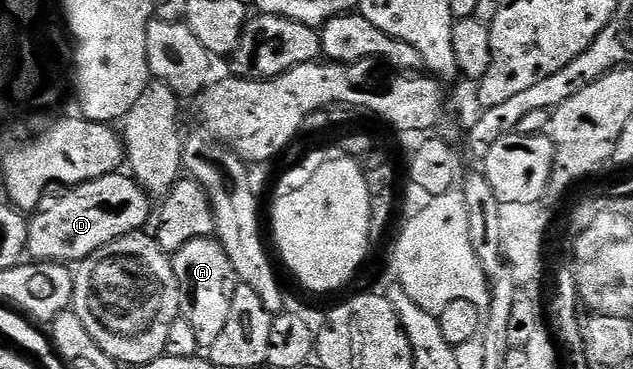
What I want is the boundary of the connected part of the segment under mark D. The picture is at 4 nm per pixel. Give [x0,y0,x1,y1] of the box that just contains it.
[27,173,152,265]

